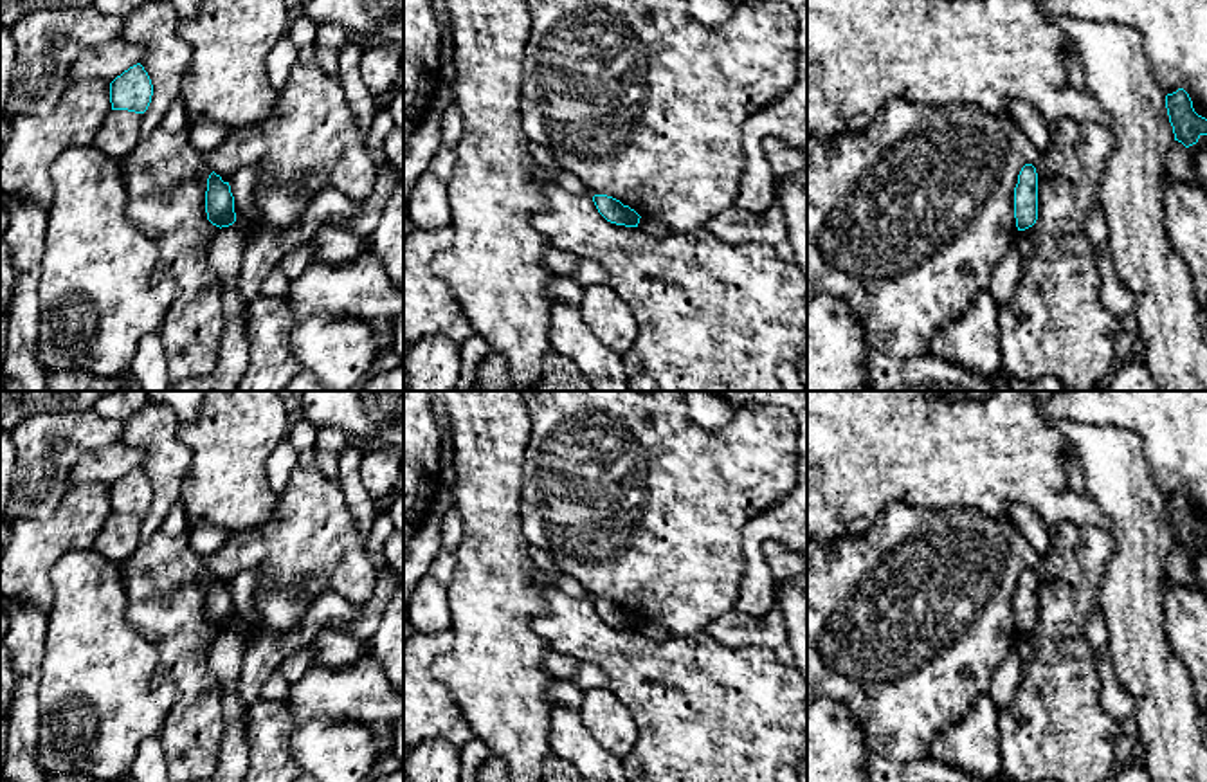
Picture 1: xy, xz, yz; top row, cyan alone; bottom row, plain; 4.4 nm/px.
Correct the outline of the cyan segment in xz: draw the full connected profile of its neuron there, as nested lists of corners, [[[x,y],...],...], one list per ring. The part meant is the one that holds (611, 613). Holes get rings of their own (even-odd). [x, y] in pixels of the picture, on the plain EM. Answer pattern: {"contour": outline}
{"contour": [[[594,598],[593,605],[607,625],[625,631],[638,631],[641,620],[620,604],[607,598]]]}

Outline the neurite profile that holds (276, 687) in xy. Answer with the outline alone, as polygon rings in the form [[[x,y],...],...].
[[[276,672],[263,683],[261,697],[283,703],[288,696],[288,690],[290,690],[288,681],[279,672]]]

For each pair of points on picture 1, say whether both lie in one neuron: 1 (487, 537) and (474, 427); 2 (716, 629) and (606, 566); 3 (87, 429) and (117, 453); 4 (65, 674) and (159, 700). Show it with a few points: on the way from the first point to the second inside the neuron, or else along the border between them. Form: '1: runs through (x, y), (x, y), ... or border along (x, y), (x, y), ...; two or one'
1: runs through (487, 510), (487, 454); one
2: border along (732, 611), (717, 617), (701, 631); two
3: border along (119, 438), (87, 451), (72, 469); two
4: runs through (89, 678), (108, 698), (136, 700); one

